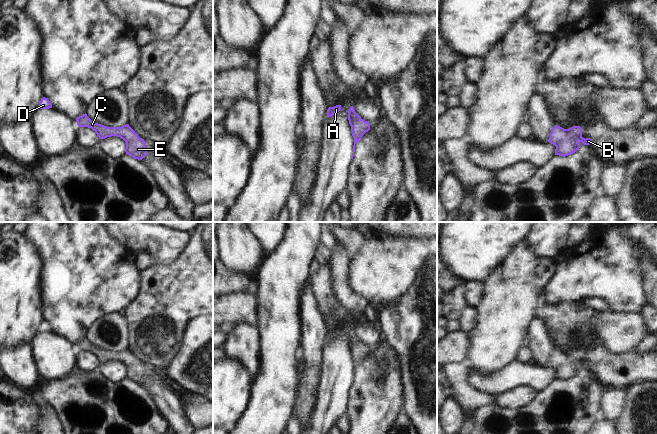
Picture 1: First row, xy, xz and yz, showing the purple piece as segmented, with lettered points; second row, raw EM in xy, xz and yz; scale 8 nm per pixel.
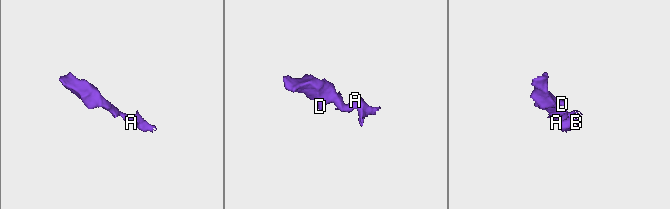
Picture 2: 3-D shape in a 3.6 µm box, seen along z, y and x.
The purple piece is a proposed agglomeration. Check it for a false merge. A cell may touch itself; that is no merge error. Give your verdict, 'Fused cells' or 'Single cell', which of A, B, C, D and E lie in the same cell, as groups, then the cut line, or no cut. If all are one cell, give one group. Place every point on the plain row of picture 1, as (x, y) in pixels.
Single cell. Groups: A B C D E. No split.

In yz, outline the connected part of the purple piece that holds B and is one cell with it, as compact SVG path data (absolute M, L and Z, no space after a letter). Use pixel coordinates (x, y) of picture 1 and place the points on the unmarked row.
M555 349L551 353L548 366L556 370L555 379L565 381L575 377L580 372L580 366L584 369L590 369L591 363L582 361L582 353L580 350L564 353Z

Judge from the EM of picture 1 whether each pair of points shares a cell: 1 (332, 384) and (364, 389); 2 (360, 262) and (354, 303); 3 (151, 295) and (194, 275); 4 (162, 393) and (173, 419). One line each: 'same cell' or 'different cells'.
1: different cells
2: different cells
3: same cell
4: same cell

